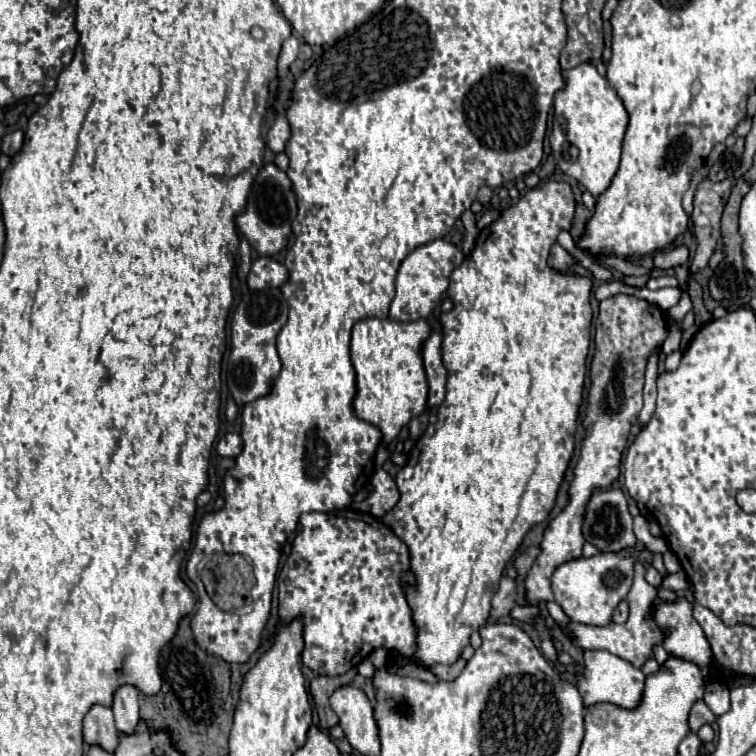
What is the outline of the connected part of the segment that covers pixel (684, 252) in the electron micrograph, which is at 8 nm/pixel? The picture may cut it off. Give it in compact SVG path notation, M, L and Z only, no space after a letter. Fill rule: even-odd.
M674 245L654 255L654 267L660 267L660 269L670 269L674 265L686 265L686 261L688 261L688 249L684 245Z

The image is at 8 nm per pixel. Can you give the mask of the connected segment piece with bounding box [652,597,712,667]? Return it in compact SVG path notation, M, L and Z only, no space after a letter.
M684 597L674 601L672 605L664 605L664 601L654 599L652 611L656 615L658 627L666 633L662 647L676 657L684 657L700 667L712 663L712 649L704 637L702 627L692 615L692 603Z

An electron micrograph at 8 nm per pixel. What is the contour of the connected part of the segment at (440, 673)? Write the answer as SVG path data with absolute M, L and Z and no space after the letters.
M460 657L456 663L452 663L452 665L442 665L442 663L436 663L436 665L430 665L430 667L426 667L428 671L432 671L438 679L444 679L444 681L452 681L452 679L456 679L458 675L460 675L460 669L464 669L464 665L466 665L466 661Z

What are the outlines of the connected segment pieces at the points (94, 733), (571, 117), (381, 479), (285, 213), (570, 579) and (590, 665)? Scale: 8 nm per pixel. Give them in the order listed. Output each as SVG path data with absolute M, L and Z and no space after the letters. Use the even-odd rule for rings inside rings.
M92 705L84 715L84 741L88 745L96 743L108 751L116 747L116 727L114 727L114 713L110 707Z
M582 63L564 73L564 89L554 97L552 125L550 145L558 167L590 191L592 197L600 197L610 187L620 165L628 111L592 63Z
M376 471L372 475L372 495L368 495L362 503L356 503L354 507L362 513L372 513L374 517L384 517L390 513L400 499L400 492L396 481L386 471Z
M274 163L264 165L254 183L246 203L246 209L236 217L238 231L246 237L246 241L262 255L276 255L280 249L286 247L288 237L292 233L290 221L296 217L296 193L292 189L292 181L288 175L276 167Z
M636 543L634 547L622 549L618 553L600 553L590 559L580 557L562 563L552 575L554 601L564 609L564 613L574 623L608 625L612 621L612 611L618 607L618 603L628 595L632 587L634 565L636 563L652 565L652 559L654 559L652 551L646 549L642 543Z
M584 651L584 675L578 675L578 691L586 707L594 703L614 703L624 709L634 709L642 699L644 679L646 675L638 667L610 651Z

